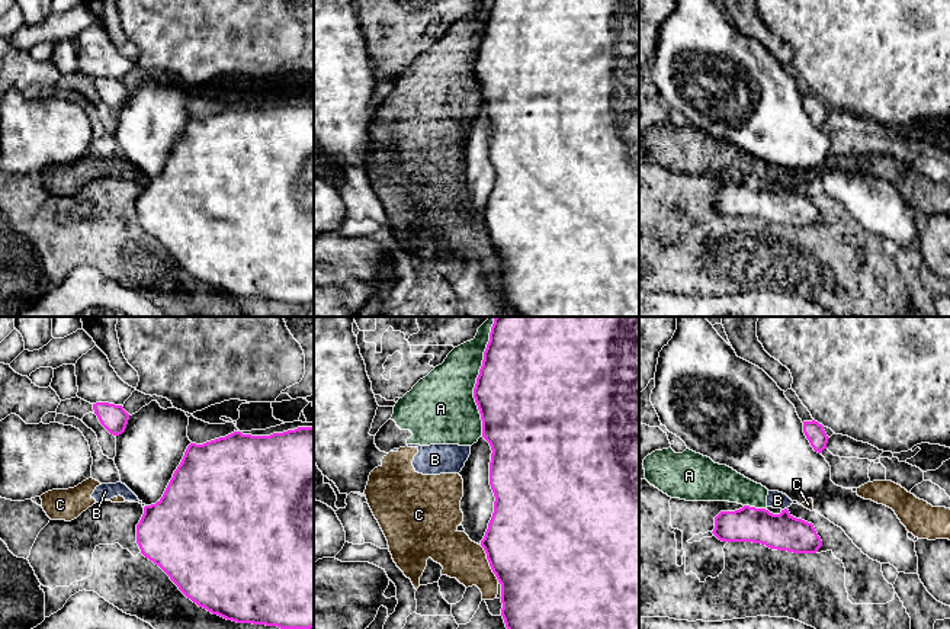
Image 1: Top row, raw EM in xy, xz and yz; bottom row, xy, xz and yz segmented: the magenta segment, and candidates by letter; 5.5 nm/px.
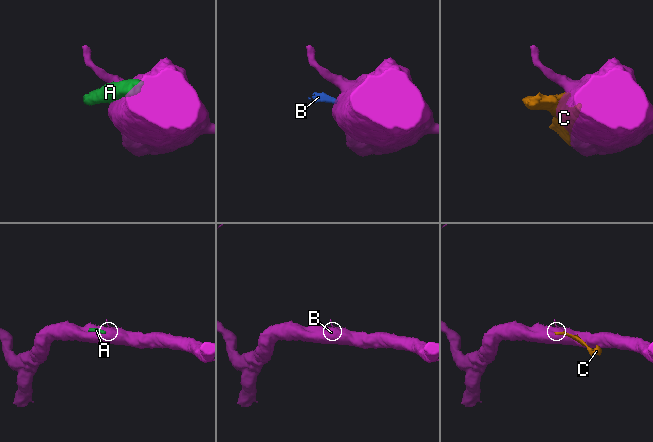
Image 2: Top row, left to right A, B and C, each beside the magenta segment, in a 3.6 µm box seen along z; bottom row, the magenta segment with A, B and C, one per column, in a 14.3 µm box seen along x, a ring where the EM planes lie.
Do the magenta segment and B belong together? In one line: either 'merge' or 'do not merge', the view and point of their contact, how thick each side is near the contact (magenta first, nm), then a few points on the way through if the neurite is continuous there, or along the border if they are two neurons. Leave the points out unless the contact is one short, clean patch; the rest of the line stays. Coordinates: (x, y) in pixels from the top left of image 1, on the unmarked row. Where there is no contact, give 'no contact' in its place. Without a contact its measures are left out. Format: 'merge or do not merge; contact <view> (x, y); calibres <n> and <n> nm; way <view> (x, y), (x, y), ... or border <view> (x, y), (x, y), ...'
do not merge; contact yz (785, 183); calibres 200 and 100 nm; border yz (786, 182), (782, 185)

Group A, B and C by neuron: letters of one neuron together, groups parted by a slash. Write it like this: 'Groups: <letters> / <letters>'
Groups: A B C

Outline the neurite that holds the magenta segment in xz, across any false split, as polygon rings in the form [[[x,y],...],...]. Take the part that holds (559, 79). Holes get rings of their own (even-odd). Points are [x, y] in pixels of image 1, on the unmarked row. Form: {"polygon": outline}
{"polygon": [[[492,0],[474,73],[482,94],[482,112],[492,125],[490,160],[495,171],[494,187],[481,221],[501,259],[501,291],[506,302],[521,317],[639,317],[639,0]]]}

